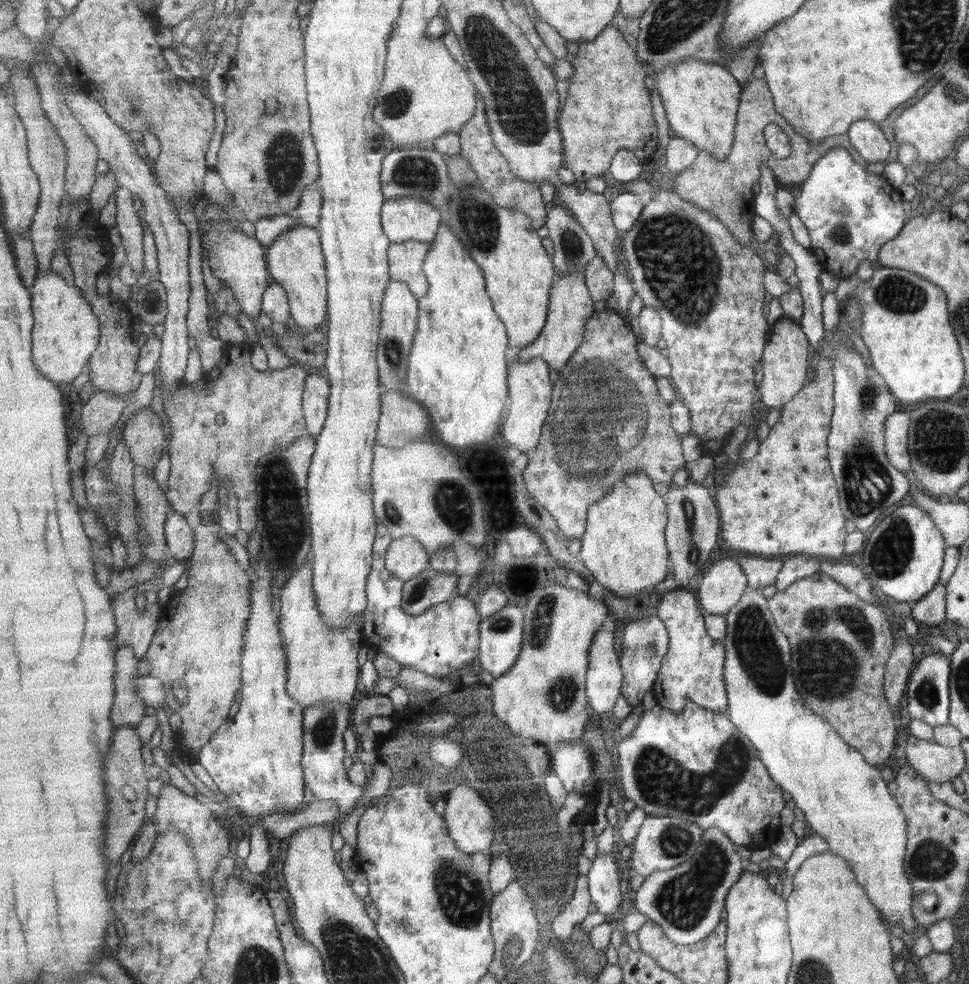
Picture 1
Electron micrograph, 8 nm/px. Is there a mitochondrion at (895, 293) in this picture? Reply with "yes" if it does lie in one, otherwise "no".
yes

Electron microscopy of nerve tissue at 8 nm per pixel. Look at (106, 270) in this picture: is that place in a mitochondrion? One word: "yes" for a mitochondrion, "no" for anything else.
no

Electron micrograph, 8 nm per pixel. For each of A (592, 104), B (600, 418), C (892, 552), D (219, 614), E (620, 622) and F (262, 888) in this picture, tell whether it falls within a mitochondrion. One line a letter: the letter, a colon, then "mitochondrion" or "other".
A: other
B: mitochondrion
C: mitochondrion
D: mitochondrion
E: other
F: other

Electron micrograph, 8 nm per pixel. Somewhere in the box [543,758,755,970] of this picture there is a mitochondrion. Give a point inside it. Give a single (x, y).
(683, 902)

